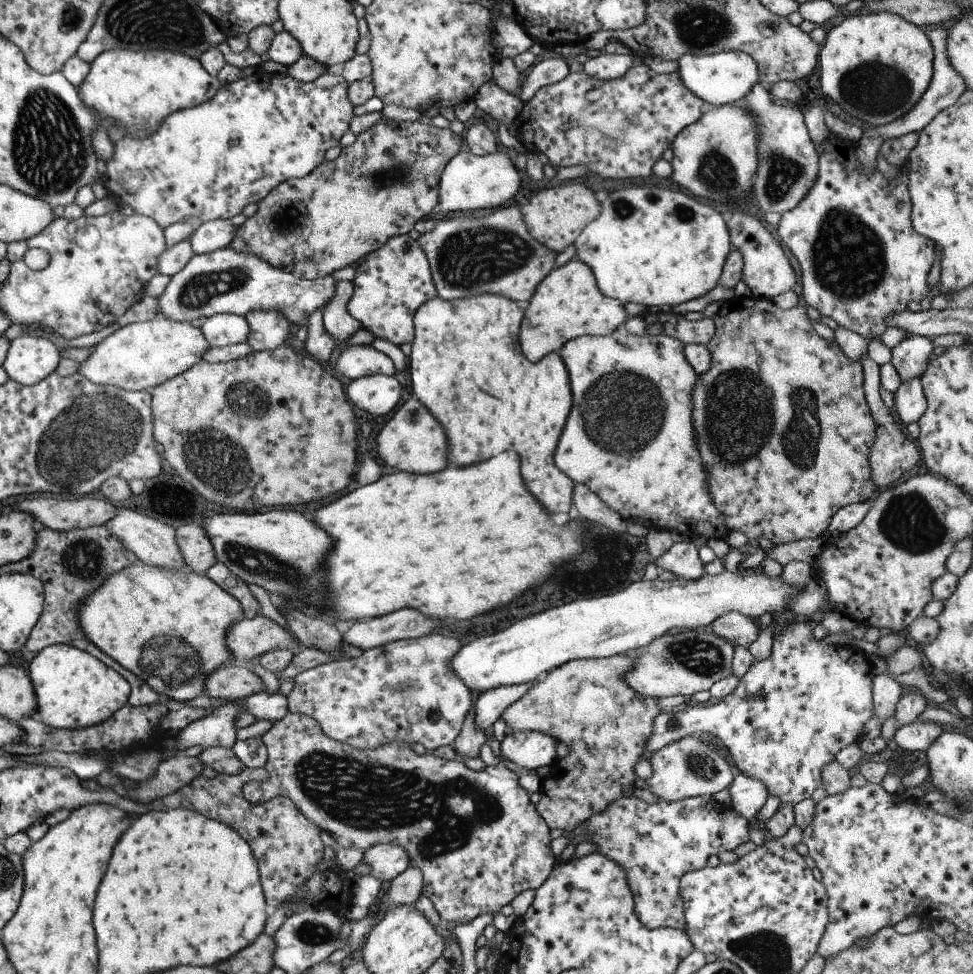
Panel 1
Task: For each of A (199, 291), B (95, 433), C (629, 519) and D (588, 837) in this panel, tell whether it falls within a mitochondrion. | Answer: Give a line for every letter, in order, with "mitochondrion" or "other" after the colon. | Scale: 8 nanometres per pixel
A: mitochondrion
B: mitochondrion
C: other
D: other

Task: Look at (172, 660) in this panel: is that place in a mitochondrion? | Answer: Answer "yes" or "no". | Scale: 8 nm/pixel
yes

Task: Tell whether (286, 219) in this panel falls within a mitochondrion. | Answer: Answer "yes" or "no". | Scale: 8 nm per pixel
no

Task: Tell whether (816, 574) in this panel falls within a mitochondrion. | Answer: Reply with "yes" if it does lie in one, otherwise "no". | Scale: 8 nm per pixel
no

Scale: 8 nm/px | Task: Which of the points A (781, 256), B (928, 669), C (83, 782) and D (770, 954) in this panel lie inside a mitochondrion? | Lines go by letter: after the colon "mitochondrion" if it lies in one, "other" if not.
A: other
B: other
C: other
D: mitochondrion

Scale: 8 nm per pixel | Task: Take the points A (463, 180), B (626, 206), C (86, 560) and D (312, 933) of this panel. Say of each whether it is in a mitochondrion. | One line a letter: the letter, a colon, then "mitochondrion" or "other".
A: other
B: mitochondrion
C: mitochondrion
D: mitochondrion

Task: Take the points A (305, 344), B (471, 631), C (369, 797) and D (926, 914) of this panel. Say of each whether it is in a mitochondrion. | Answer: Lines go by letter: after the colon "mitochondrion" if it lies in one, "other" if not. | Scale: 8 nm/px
A: other
B: other
C: mitochondrion
D: other

